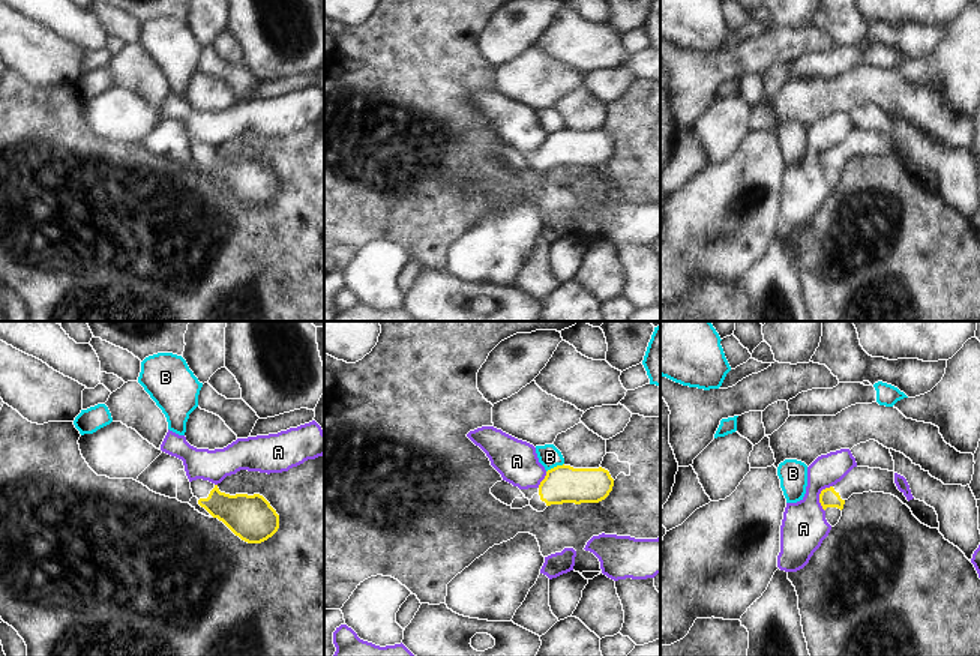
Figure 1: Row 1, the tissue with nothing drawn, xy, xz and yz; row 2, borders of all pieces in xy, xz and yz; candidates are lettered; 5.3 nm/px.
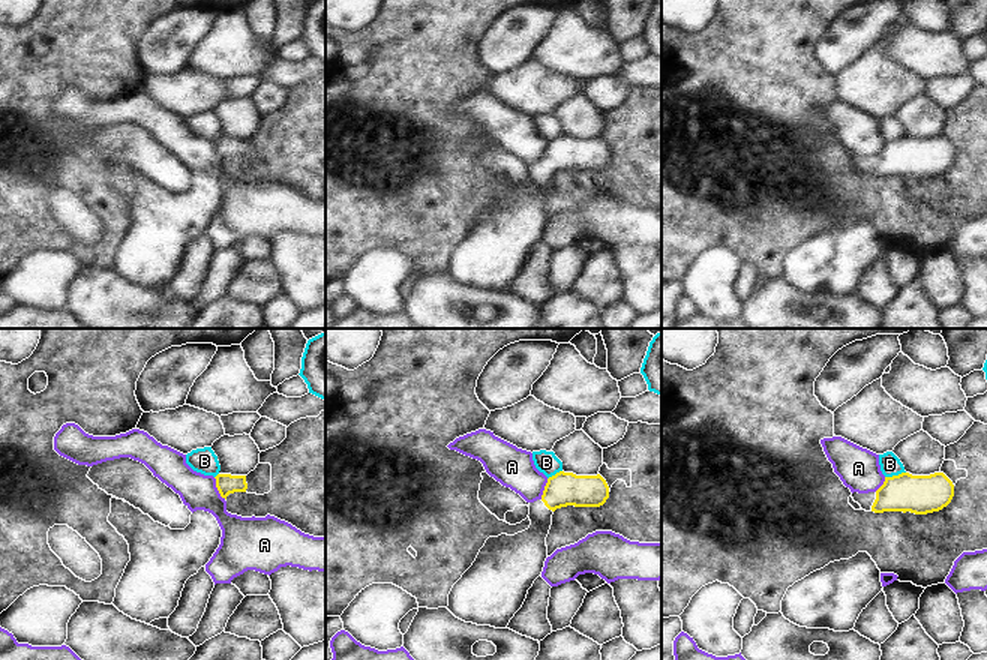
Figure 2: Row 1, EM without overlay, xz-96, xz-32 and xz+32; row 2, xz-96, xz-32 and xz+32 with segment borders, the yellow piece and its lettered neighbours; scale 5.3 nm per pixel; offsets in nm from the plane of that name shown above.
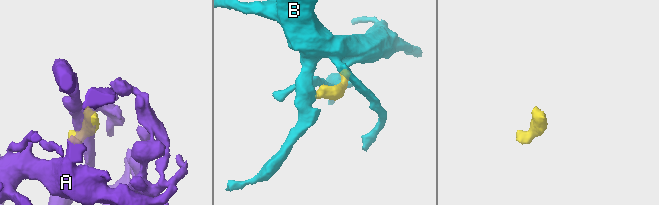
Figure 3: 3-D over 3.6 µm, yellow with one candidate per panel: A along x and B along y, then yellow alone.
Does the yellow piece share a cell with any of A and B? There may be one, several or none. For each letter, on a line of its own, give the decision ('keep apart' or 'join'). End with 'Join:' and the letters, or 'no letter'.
A: keep apart
B: keep apart
Join: no letter

